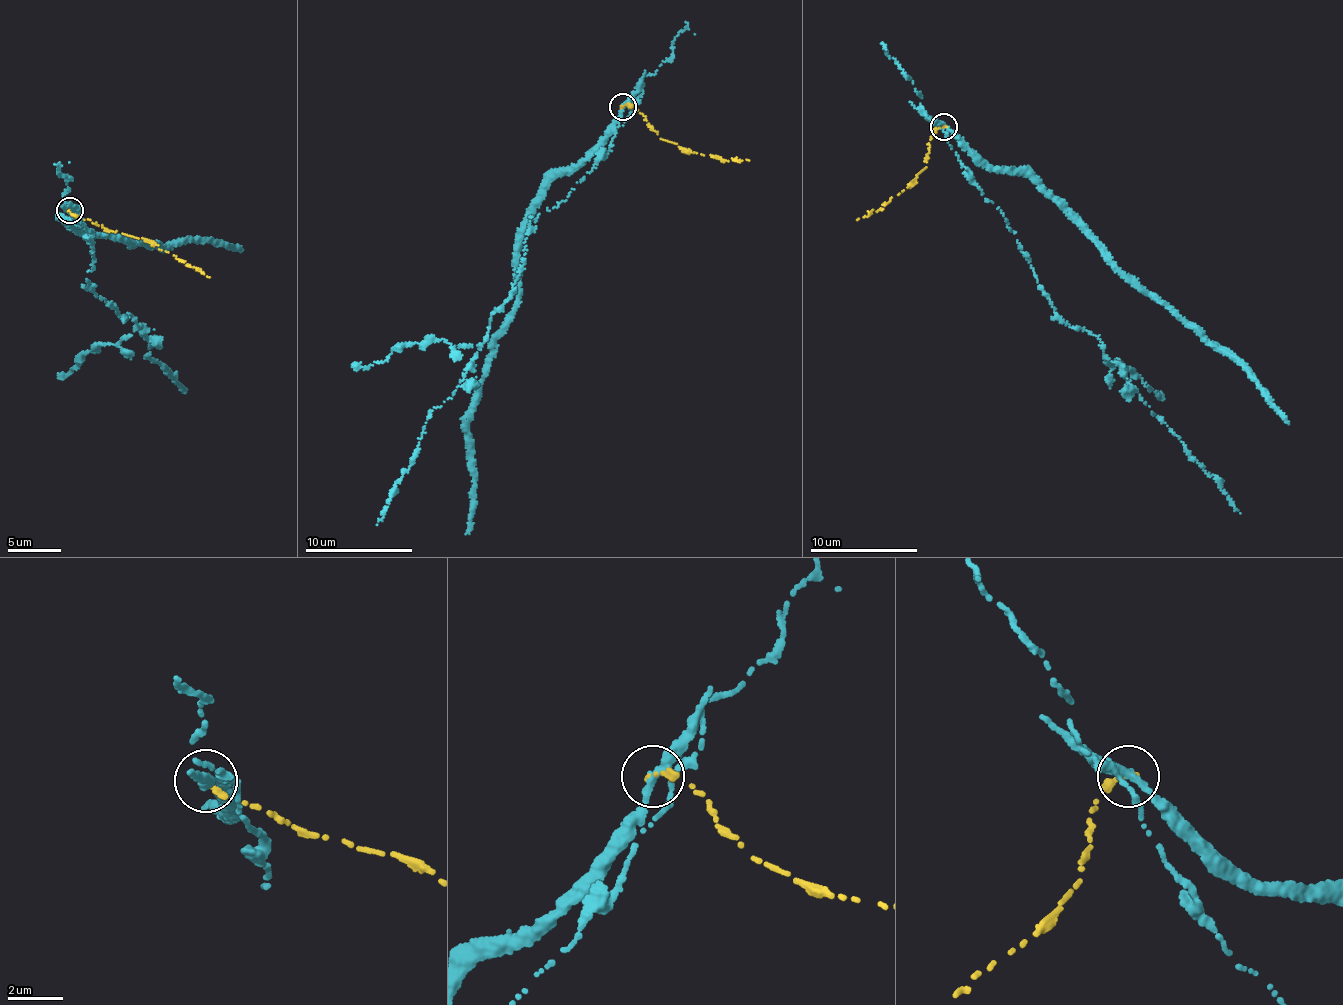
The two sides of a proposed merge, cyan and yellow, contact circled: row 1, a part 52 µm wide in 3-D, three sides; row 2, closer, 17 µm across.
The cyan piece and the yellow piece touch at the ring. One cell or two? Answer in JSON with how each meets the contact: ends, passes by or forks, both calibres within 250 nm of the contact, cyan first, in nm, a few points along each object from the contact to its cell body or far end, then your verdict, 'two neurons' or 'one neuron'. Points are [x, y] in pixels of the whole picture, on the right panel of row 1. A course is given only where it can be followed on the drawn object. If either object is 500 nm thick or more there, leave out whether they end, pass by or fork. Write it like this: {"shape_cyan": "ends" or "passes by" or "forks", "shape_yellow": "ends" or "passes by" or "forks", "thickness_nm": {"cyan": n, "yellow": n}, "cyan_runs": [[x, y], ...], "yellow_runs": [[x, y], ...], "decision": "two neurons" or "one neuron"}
{"shape_cyan": "passes by", "shape_yellow": "ends", "thickness_nm": {"cyan": 300, "yellow": 130}, "cyan_runs": [[943, 127], [951, 149], [970, 173], [970, 183], [1005, 219], [1066, 323], [1095, 336], [1108, 360], [1240, 513]], "yellow_runs": [[943, 127], [927, 144], [926, 167], [909, 186], [857, 220]], "decision": "two neurons"}

